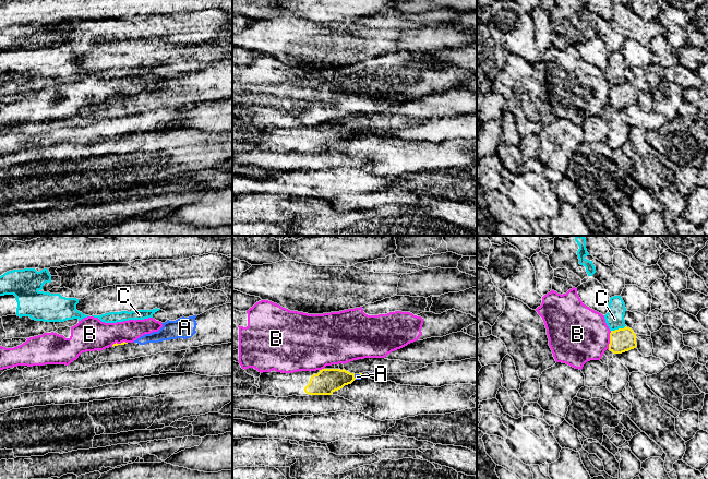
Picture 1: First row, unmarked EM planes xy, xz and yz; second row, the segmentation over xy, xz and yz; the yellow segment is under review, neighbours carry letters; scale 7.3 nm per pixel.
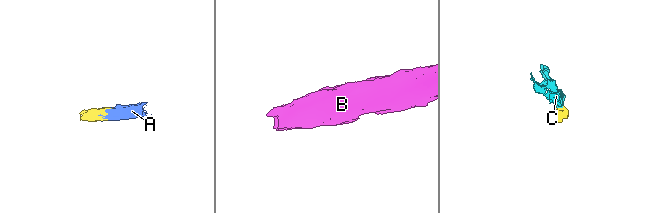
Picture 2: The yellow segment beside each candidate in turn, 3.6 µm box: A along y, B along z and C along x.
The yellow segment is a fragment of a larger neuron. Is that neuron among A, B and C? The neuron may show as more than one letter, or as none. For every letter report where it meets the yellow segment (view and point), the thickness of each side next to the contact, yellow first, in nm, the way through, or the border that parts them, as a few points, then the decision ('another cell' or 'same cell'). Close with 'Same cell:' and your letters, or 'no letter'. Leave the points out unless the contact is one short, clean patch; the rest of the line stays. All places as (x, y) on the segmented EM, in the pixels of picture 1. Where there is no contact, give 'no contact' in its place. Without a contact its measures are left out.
A: contact xz (354, 376); calibres 180 and 40 nm; way xz (326, 381), (354, 376), (357, 376); same cell
B: contact yz (610, 339); calibres 180 and 420 nm; another cell
C: contact yz (619, 328); calibres 180 and 140 nm; another cell
Same cell: A

